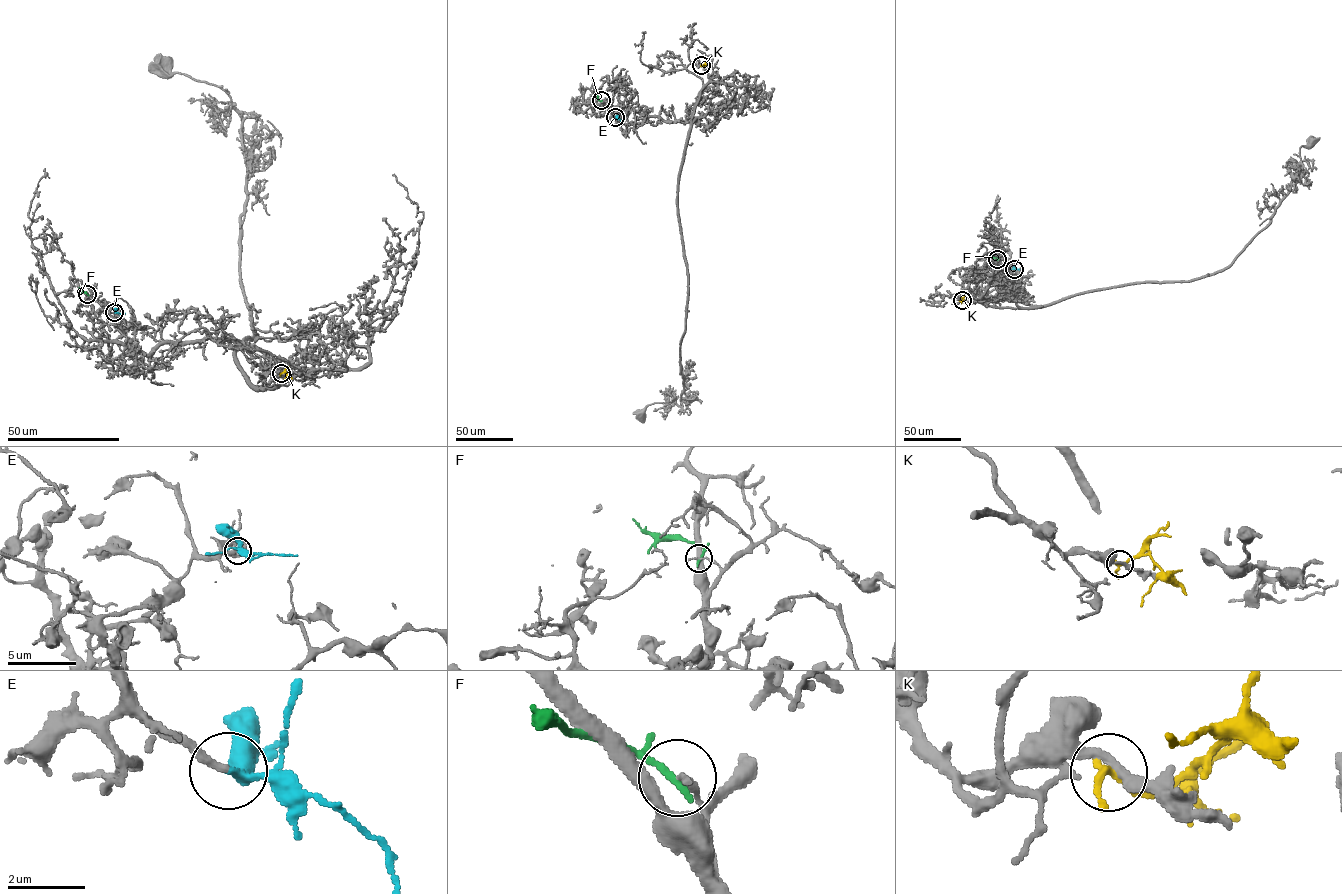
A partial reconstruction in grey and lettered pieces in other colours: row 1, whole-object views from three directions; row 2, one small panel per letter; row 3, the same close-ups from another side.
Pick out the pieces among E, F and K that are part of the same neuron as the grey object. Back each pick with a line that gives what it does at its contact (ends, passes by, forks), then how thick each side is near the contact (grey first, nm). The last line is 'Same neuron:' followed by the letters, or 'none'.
E: it passes by; calibres 240 and 240 nm
Same neuron: E

